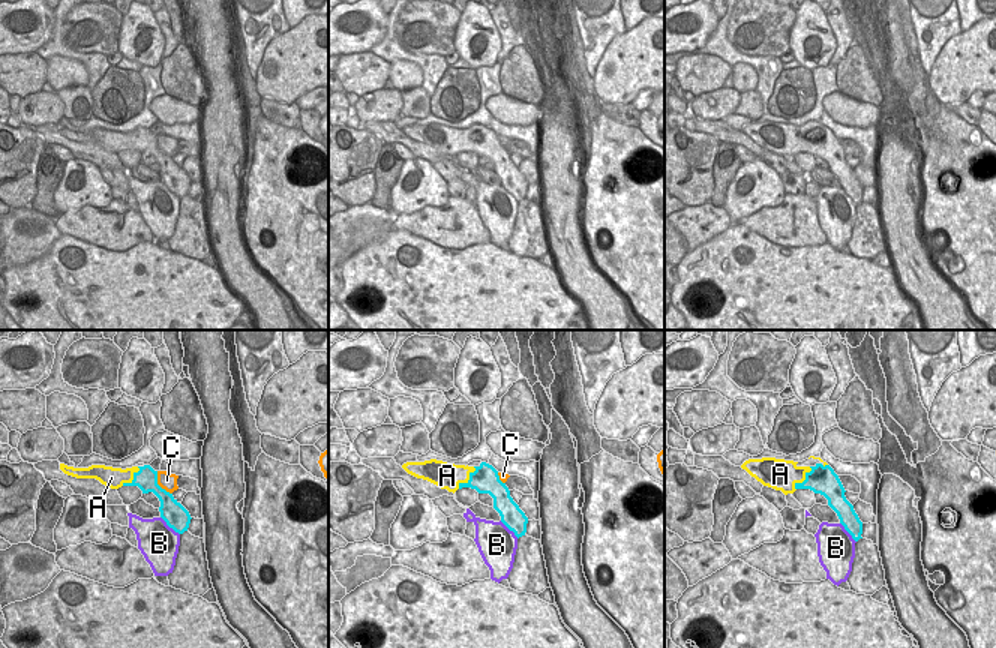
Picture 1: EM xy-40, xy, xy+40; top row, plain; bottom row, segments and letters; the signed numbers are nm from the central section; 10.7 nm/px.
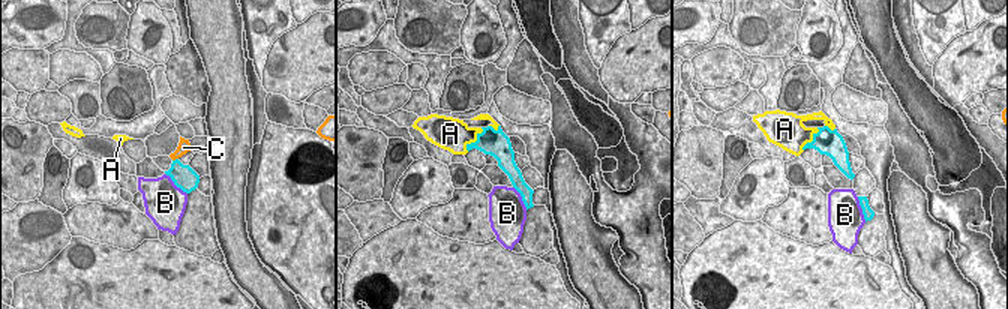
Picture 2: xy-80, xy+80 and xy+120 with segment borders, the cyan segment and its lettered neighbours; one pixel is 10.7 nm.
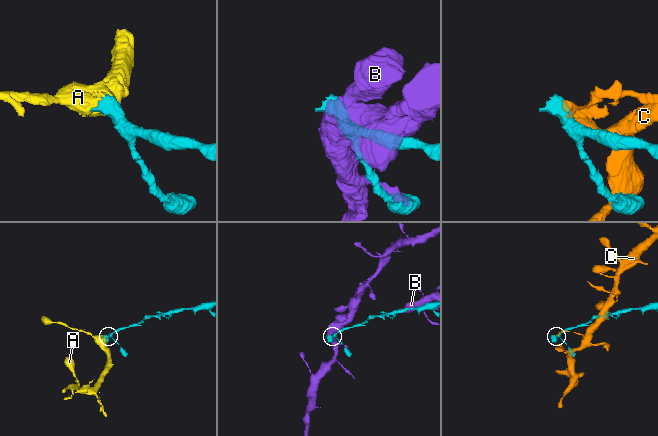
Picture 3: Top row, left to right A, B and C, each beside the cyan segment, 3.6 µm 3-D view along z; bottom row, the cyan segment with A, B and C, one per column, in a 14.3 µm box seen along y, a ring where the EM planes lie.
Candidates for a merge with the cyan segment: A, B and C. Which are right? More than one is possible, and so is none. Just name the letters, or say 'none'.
A

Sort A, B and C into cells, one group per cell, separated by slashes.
A / B / C

